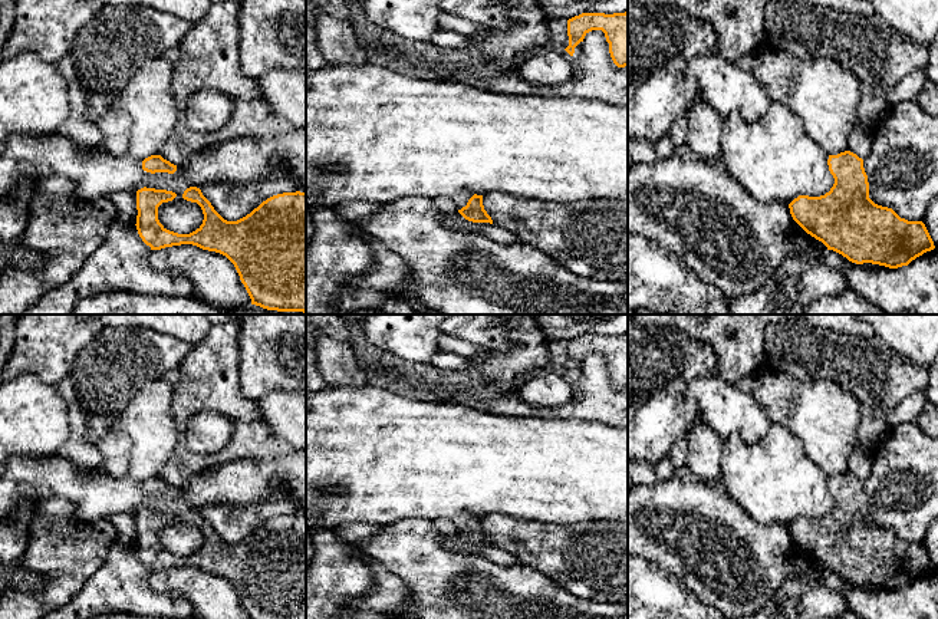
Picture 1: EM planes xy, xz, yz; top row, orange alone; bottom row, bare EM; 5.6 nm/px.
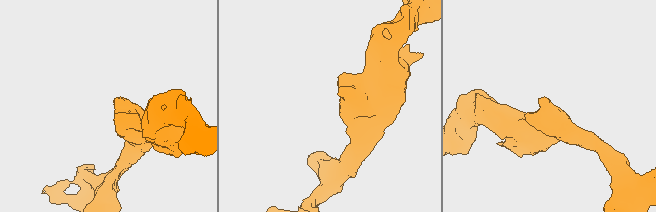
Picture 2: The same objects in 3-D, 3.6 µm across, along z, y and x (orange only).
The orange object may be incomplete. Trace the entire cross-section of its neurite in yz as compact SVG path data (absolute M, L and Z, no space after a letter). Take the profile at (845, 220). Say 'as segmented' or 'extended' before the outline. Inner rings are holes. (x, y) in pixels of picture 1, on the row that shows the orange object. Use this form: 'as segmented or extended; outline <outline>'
as segmented; outline M845 151L829 155L827 165L835 178L830 191L789 204L793 220L827 250L856 264L898 269L935 248L922 221L901 218L869 198L862 158Z

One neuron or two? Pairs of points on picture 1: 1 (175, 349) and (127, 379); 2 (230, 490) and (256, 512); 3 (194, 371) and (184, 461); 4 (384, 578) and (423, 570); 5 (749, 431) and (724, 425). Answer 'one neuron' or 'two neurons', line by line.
1: one neuron
2: two neurons
3: one neuron
4: two neurons
5: one neuron

